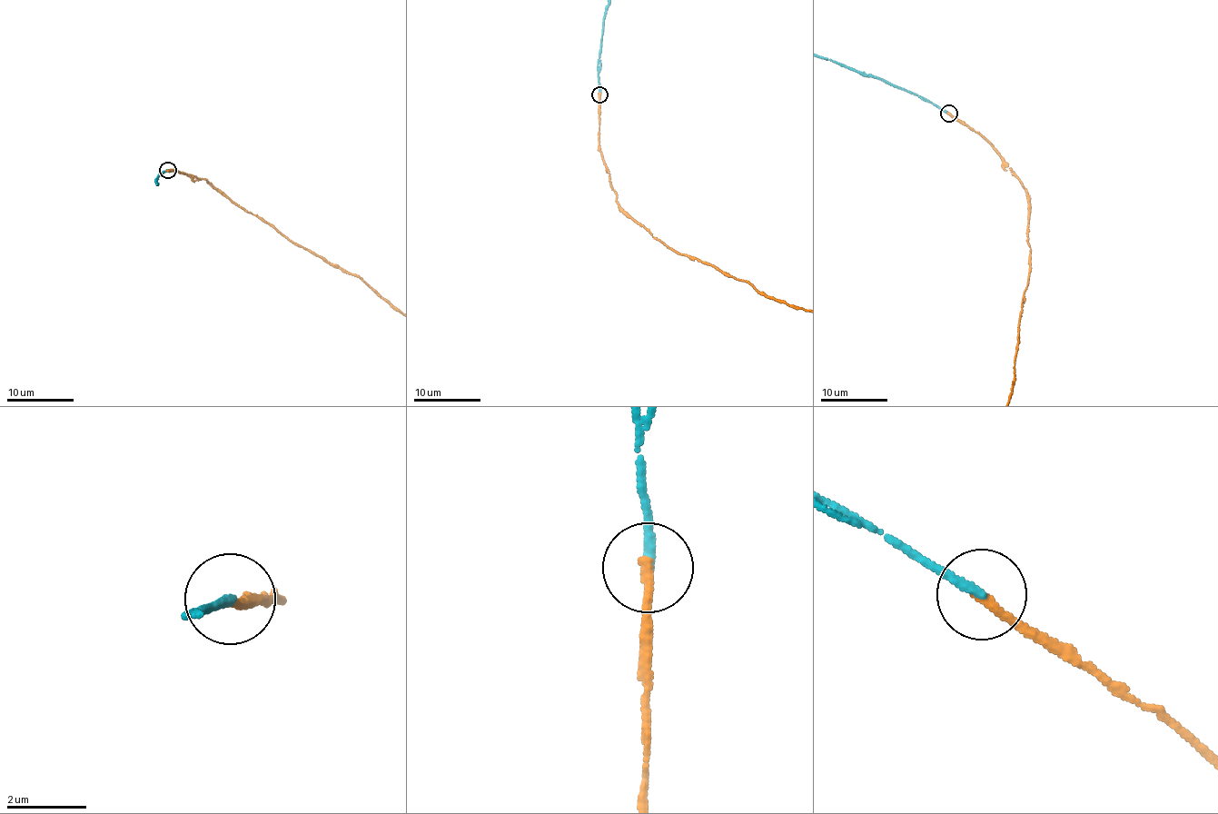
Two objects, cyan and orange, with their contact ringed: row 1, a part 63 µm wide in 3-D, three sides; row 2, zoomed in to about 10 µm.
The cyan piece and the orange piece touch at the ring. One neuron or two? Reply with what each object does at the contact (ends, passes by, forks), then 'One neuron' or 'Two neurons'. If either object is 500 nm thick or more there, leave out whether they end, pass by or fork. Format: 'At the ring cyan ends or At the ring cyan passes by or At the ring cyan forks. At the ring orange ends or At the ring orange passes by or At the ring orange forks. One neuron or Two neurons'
At the ring cyan ends. At the ring orange ends. Two neurons

